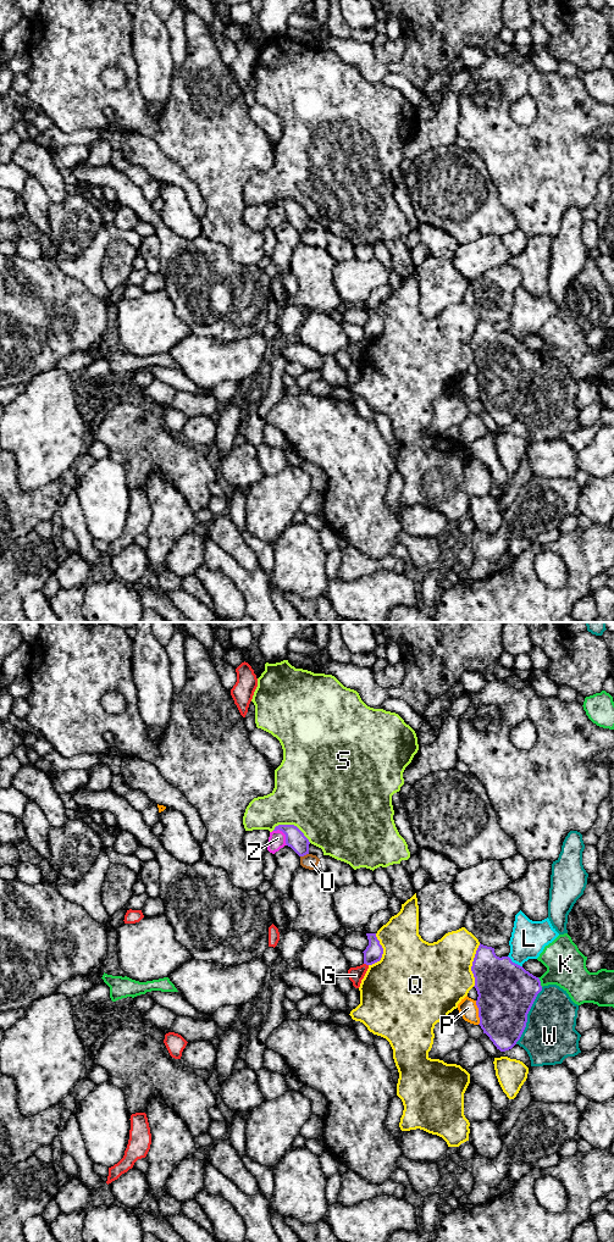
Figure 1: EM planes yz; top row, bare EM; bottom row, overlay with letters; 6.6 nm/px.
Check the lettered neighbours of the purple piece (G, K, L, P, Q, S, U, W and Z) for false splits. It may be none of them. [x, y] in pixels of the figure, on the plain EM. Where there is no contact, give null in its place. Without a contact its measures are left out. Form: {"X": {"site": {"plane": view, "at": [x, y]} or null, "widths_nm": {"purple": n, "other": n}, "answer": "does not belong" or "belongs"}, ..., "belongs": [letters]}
{"G": {"site": {"plane": "yz", "at": [366, 339]}, "widths_nm": {"purple": 120, "other": 100}, "answer": "does not belong"}, "K": {"site": {"plane": "yz", "at": [540, 358]}, "widths_nm": {"purple": 380, "other": 260}, "answer": "does not belong"}, "L": {"site": {"plane": "yz", "at": [514, 338]}, "widths_nm": {"purple": 380, "other": 240}, "answer": "does not belong"}, "P": {"site": {"plane": "yz", "at": [479, 388]}, "widths_nm": {"purple": 380, "other": 120}, "answer": "does not belong"}, "Q": {"site": {"plane": "yz", "at": [473, 341]}, "widths_nm": {"purple": 340, "other": 440}, "answer": "does not belong"}, "S": {"site": {"plane": "yz", "at": [292, 200]}, "widths_nm": {"purple": 130, "other": 480}, "answer": "does not belong"}, "U": {"site": {"plane": "yz", "at": [304, 229]}, "widths_nm": {"purple": 130, "other": 100}, "answer": "does not belong"}, "W": {"site": {"plane": "yz", "at": [526, 391]}, "widths_nm": {"purple": 380, "other": 340}, "answer": "does not belong"}, "Z": {"site": {"plane": "yz", "at": [285, 209]}, "widths_nm": {"purple": 130, "other": 110}, "answer": "does not belong"}, "belongs": []}

